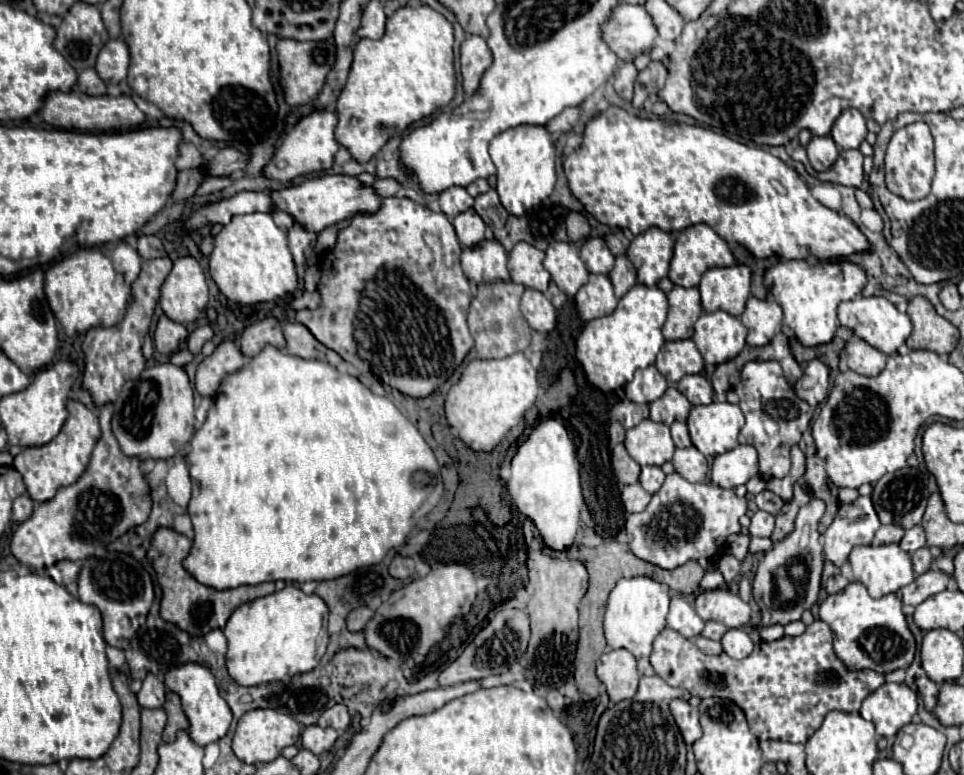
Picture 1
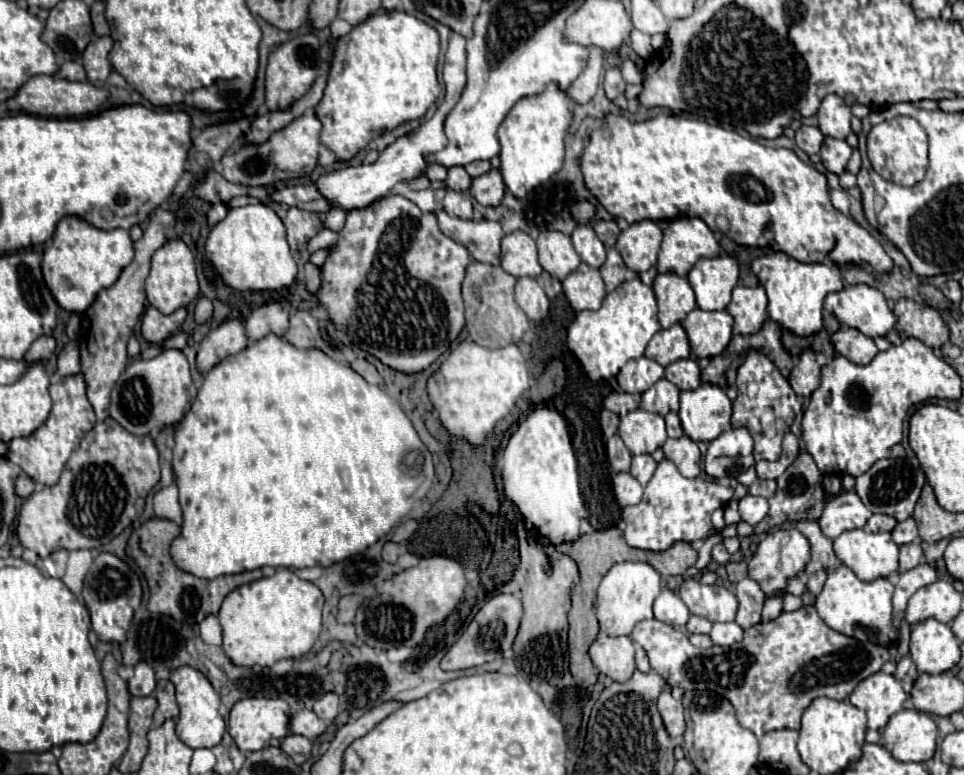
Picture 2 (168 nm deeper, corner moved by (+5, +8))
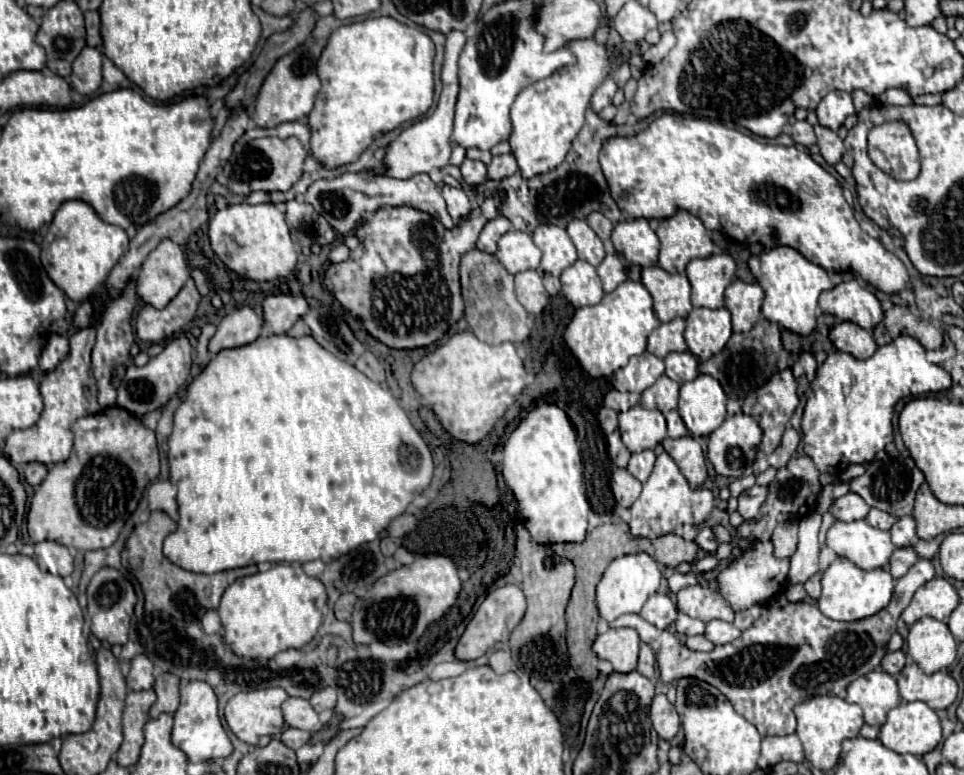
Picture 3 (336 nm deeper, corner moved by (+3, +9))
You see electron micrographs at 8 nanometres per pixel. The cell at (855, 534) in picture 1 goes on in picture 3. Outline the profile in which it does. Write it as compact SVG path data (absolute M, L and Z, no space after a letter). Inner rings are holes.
M847 492L845 496L837 498L831 508L831 514L835 516L835 520L841 520L841 522L863 520L867 516L867 512L869 512L869 506L855 492Z

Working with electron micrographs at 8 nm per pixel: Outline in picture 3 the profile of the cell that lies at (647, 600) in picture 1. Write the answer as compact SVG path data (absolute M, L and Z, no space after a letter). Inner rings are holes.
M641 552L641 554L615 558L607 566L601 582L597 584L599 616L605 618L607 622L613 622L621 614L639 614L643 604L647 602L647 598L659 590L659 582L661 582L659 566L657 566L657 562L649 554Z

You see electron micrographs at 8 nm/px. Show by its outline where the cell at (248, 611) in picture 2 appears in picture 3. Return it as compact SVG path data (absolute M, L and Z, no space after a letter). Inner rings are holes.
M273 564L267 572L257 572L235 580L217 608L225 628L225 642L241 658L273 658L281 650L307 646L321 626L321 610L327 592L321 580L303 572L301 564Z

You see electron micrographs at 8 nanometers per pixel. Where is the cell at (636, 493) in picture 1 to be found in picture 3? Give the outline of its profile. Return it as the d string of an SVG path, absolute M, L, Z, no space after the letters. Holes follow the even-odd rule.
M615 468L611 478L611 490L617 504L629 508L641 496L641 482L635 476L631 476L627 470Z

